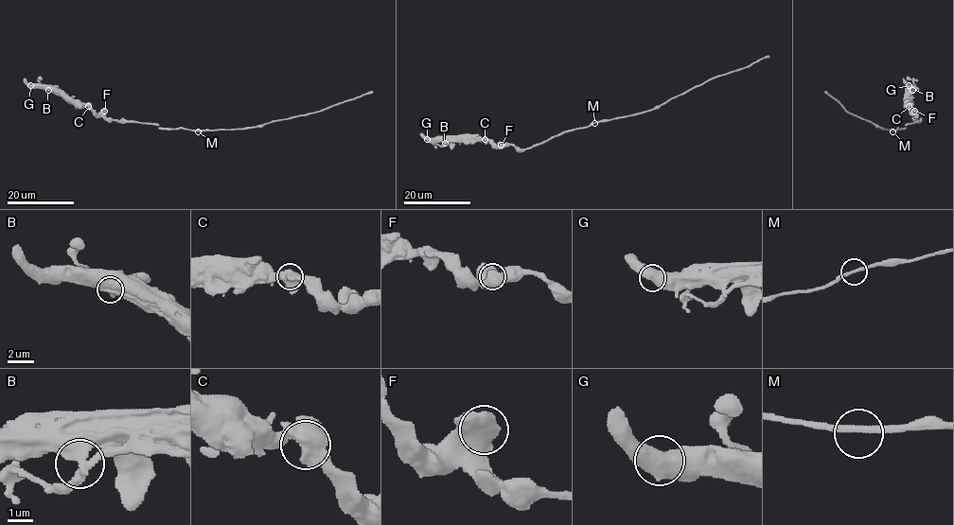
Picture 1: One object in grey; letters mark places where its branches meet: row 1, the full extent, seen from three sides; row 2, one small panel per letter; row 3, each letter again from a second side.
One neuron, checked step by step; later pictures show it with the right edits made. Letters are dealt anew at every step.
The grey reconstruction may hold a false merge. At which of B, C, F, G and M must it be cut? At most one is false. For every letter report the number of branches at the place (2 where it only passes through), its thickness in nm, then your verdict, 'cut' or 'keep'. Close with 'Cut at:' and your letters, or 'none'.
B: 2 branches meet; 440 nm thick; keep
C: 4 branches meet; 550 nm thick; keep
F: 3 branches meet; 550 nm thick; keep
G: 2 branches meet; 600 nm thick; keep
M: 2 branches meet; 240 nm thick; keep
Cut at: none

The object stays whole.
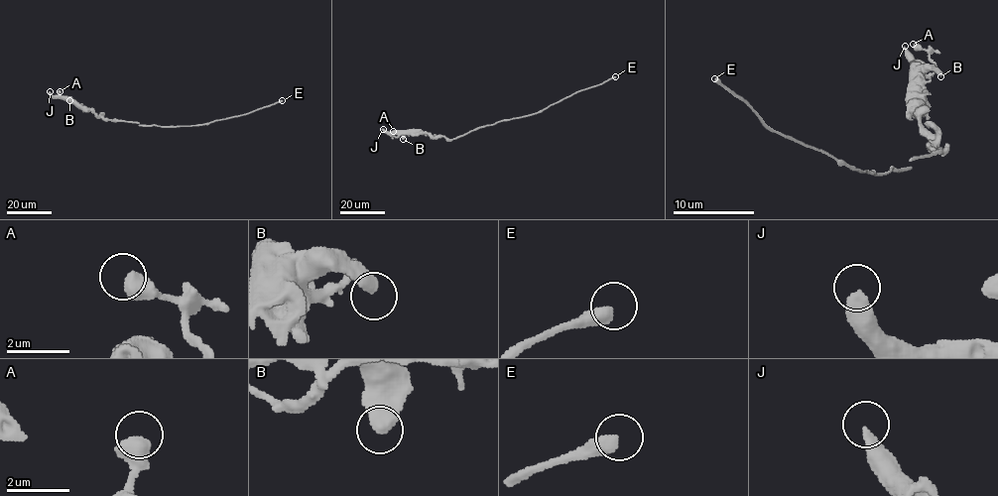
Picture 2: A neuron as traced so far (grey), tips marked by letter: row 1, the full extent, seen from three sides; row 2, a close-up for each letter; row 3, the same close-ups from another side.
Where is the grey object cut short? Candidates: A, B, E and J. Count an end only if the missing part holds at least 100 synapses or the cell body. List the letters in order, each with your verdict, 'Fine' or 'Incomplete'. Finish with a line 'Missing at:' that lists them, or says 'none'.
A: Fine
B: Fine
E: Incomplete
J: Fine
Missing at: E

